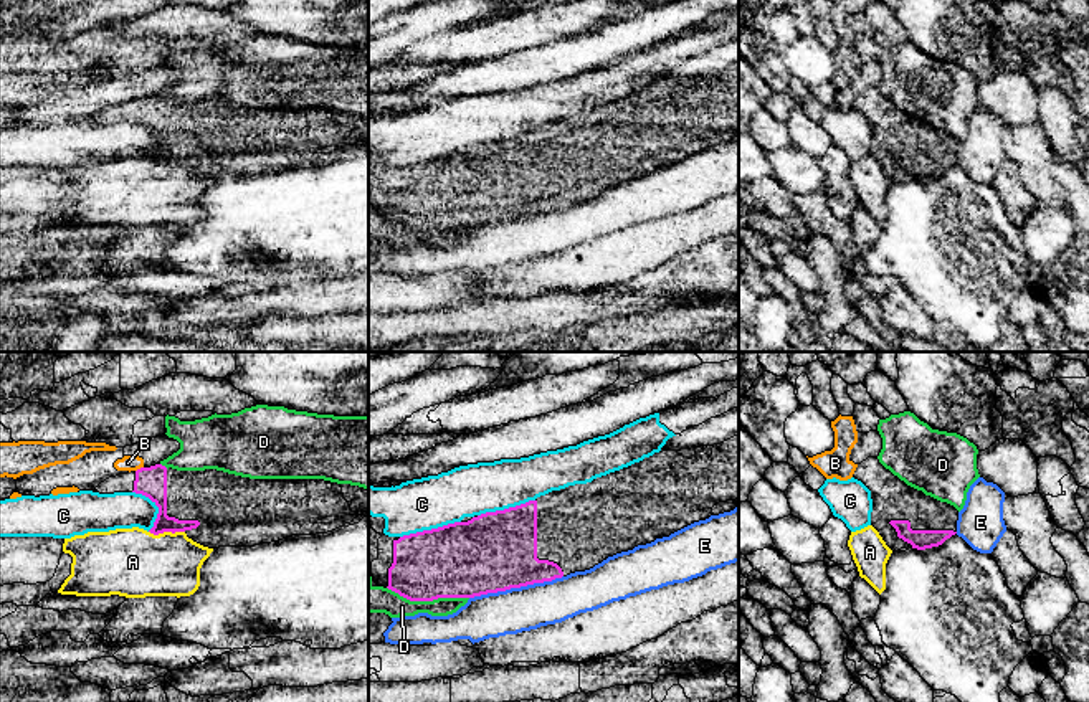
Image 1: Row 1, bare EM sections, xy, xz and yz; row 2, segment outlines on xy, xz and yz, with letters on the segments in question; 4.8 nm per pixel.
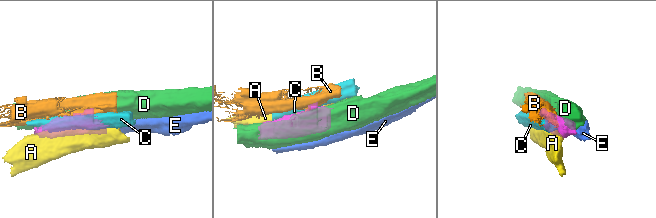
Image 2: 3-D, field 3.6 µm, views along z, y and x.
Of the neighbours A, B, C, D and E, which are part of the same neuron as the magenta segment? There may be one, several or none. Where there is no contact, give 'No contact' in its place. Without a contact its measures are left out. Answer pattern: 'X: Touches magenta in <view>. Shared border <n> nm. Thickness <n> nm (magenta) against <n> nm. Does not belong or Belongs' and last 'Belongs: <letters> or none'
A: Touches magenta in xy. Shared border 180 nm. Thickness 140 nm (magenta) against 340 nm. Does not belong
B: Touches magenta in xy. Shared border 50 nm. Thickness 140 nm (magenta) against 80 nm. Does not belong
C: Touches magenta in xz. Shared border 300 nm. Thickness 360 nm (magenta) against 260 nm. Does not belong
D: Touches magenta in xz. Shared border 400 nm. Thickness 360 nm (magenta) against 130 nm. Does not belong
E: Touches magenta in xz. Shared border 460 nm. Thickness 380 nm (magenta) against 220 nm. Does not belong
Belongs: none

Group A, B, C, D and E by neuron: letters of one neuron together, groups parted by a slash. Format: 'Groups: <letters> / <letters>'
Groups: A / B / C / D / E

